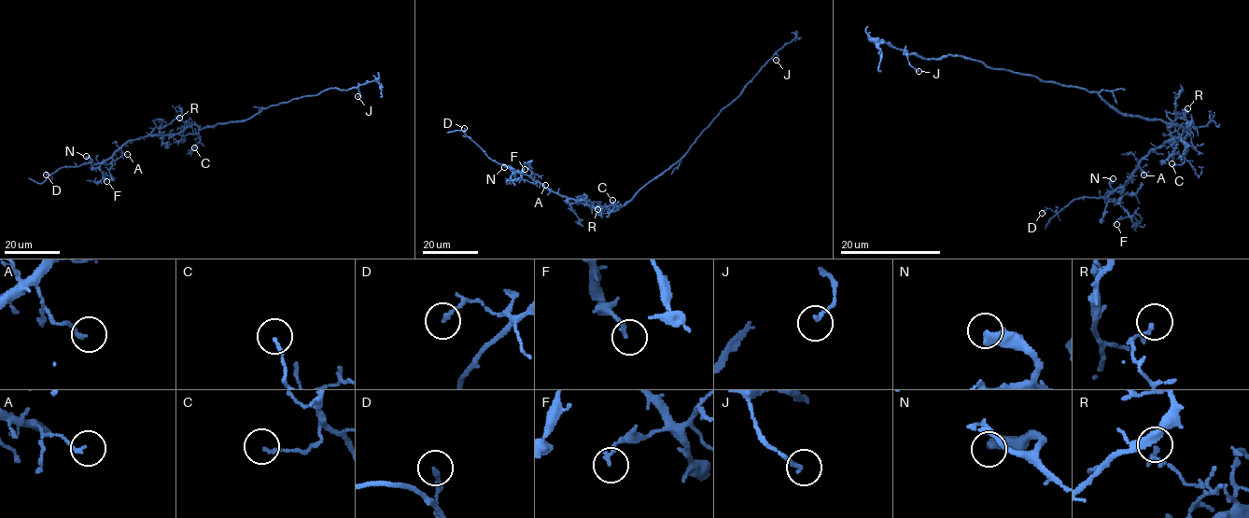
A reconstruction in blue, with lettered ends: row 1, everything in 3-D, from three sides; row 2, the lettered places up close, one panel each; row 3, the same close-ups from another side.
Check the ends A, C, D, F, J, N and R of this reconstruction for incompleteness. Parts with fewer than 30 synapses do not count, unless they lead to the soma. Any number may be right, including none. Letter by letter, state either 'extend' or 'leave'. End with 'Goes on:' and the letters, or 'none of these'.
A: leave
C: leave
D: leave
F: leave
J: leave
N: leave
R: leave
Goes on: none of these

